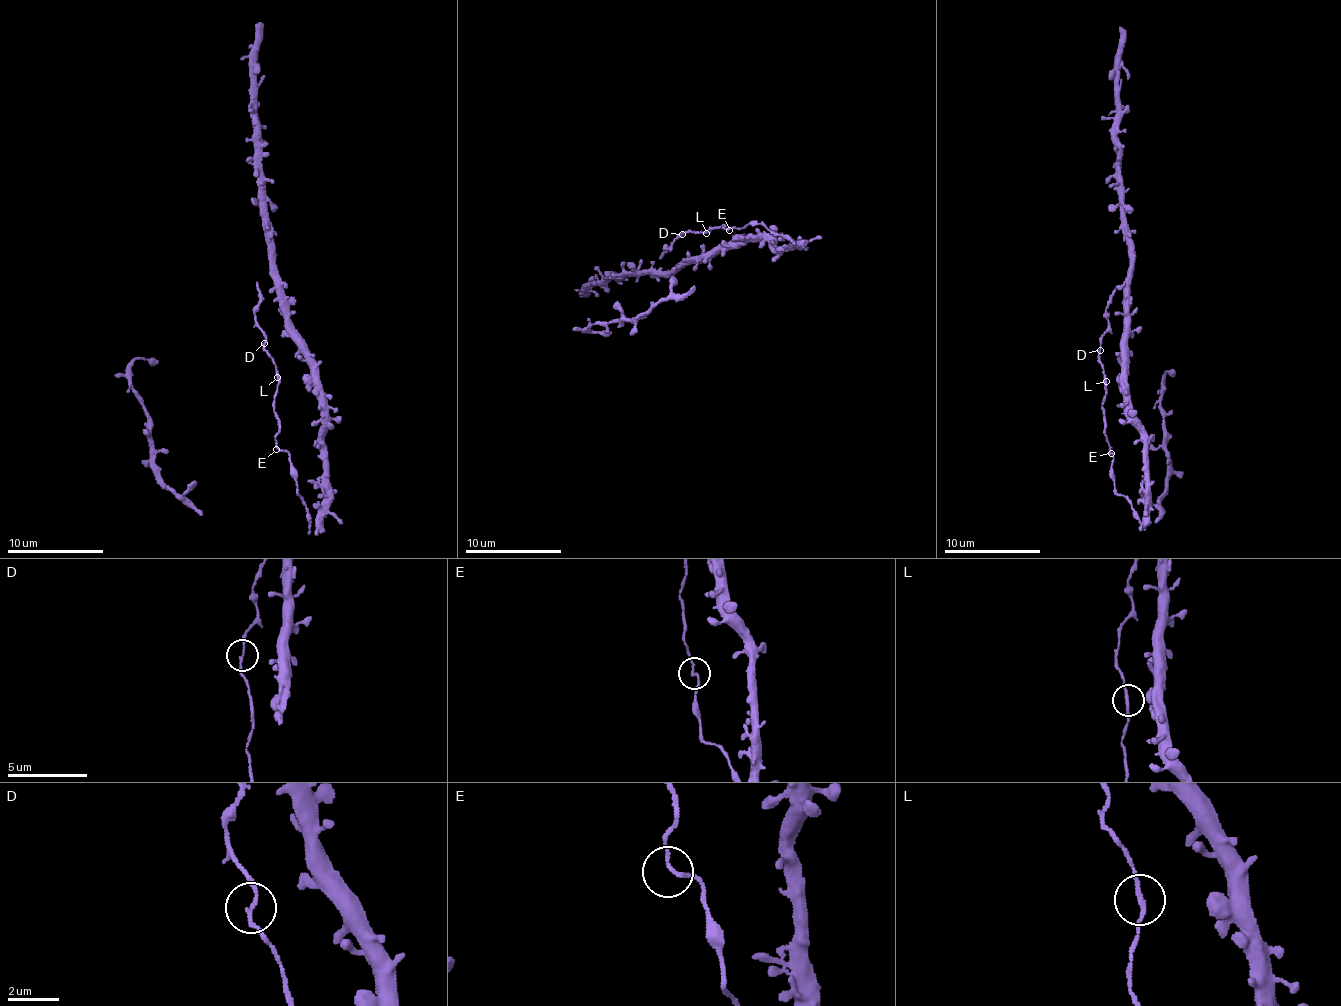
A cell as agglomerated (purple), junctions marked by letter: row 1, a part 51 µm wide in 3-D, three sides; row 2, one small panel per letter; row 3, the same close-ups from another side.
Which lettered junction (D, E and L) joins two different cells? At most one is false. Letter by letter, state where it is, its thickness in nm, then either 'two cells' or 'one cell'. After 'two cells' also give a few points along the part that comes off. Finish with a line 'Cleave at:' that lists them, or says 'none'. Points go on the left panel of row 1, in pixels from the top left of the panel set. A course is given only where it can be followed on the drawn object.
D: (264, 343) | 130 nm | one cell
E: (276, 449) | 130 nm | one cell
L: (277, 377) | 170 nm | one cell
Cleave at: none

